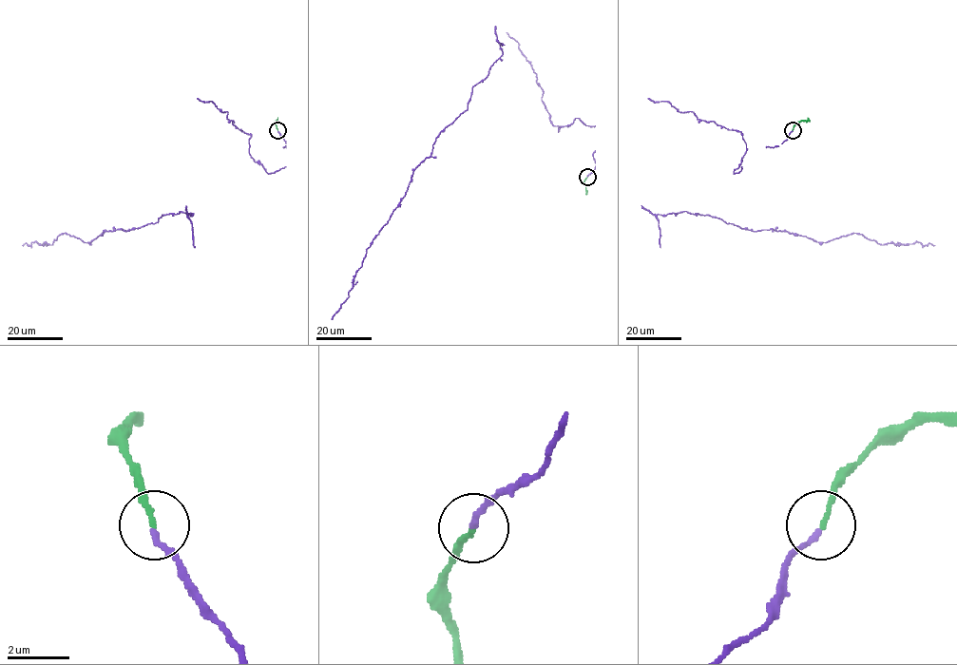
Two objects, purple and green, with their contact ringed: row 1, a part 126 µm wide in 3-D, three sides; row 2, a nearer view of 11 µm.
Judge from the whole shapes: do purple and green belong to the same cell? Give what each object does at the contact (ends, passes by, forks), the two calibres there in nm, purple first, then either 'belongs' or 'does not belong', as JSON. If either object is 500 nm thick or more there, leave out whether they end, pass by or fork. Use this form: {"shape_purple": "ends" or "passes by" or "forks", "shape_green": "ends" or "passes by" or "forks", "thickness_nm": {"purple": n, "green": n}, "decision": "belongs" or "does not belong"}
{"shape_purple": "ends", "shape_green": "ends", "thickness_nm": {"purple": 180, "green": 150}, "decision": "belongs"}

